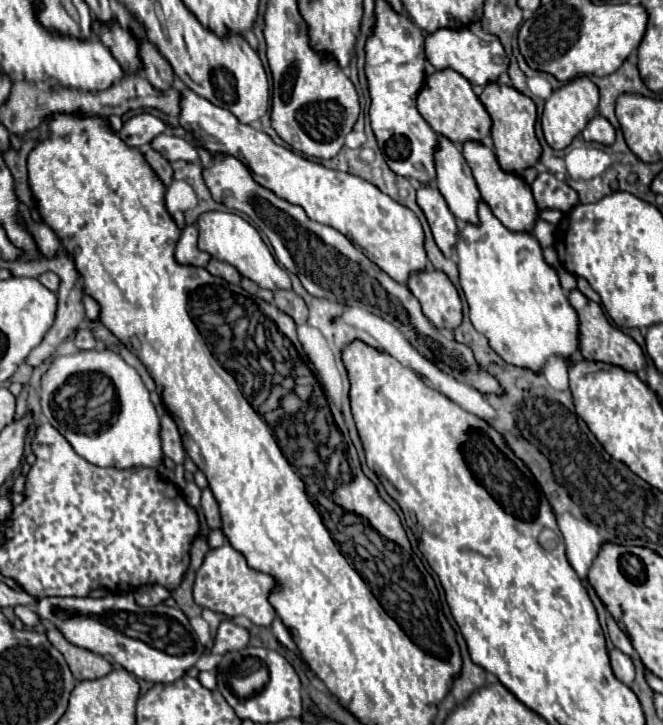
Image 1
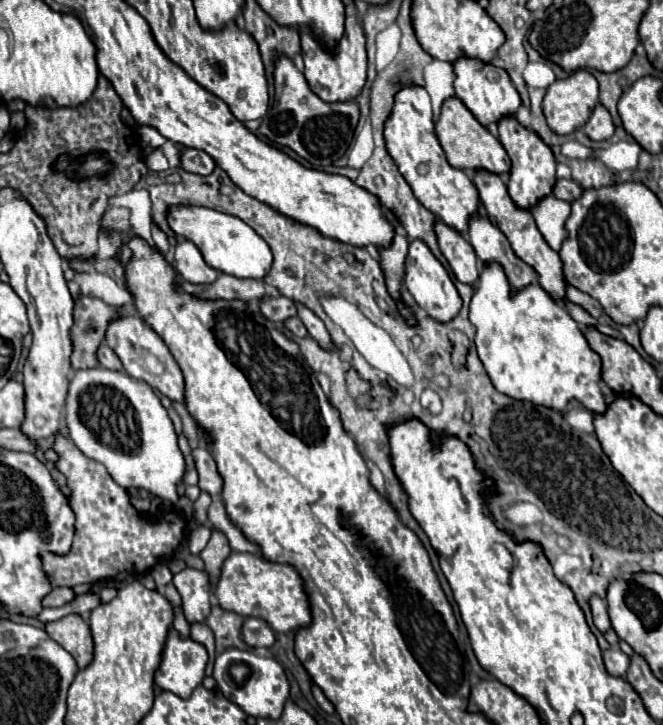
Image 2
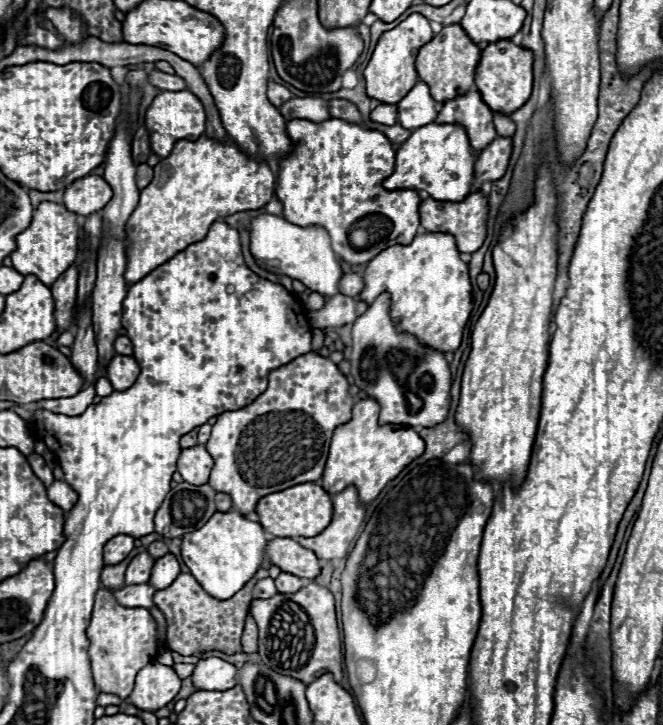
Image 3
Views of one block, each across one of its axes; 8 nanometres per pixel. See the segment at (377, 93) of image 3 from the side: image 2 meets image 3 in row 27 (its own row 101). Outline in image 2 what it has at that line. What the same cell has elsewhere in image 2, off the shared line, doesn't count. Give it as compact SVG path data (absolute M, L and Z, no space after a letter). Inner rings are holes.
M410 86L410 88L402 88L396 94L396 104L392 116L388 118L384 134L386 134L388 152L396 160L400 174L410 184L418 202L434 216L438 216L446 226L454 228L460 234L466 234L470 220L478 214L480 208L478 190L466 172L452 168L448 164L436 136L430 96L424 88Z

